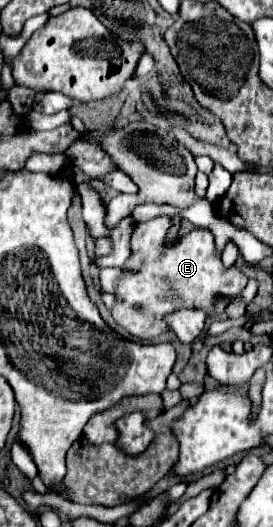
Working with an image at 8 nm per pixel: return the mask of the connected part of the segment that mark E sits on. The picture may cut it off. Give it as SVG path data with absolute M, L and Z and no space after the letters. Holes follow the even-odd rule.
M153 218L135 226L135 232L131 236L133 256L125 264L125 268L135 270L135 274L119 280L119 302L111 310L119 326L145 340L153 340L167 330L167 324L163 322L165 314L181 308L199 308L211 316L211 304L217 294L237 296L247 284L247 276L241 270L225 268L221 264L221 258L215 254L213 234L207 228L191 230L191 234L183 236L183 240L177 240L173 248L163 250L165 232L169 230L169 226L169 218ZM137 302L143 304L141 312L133 310L133 304Z

